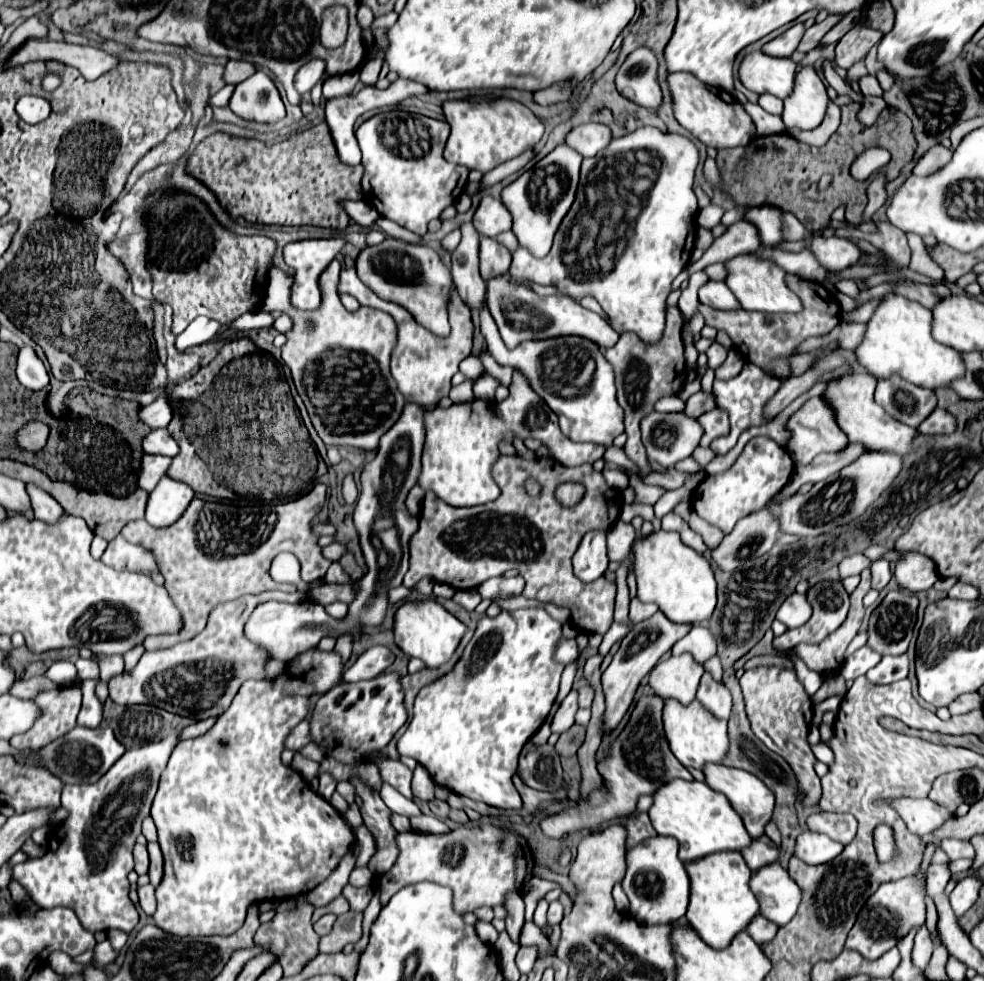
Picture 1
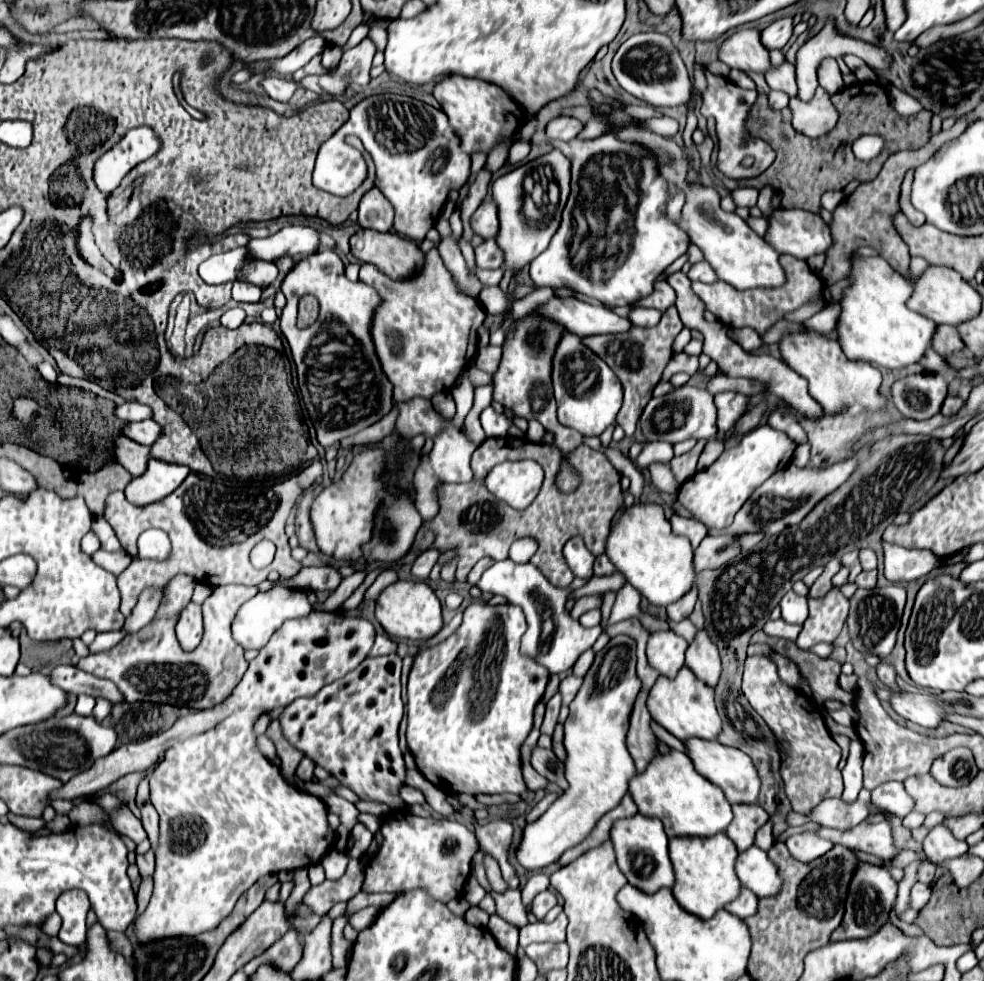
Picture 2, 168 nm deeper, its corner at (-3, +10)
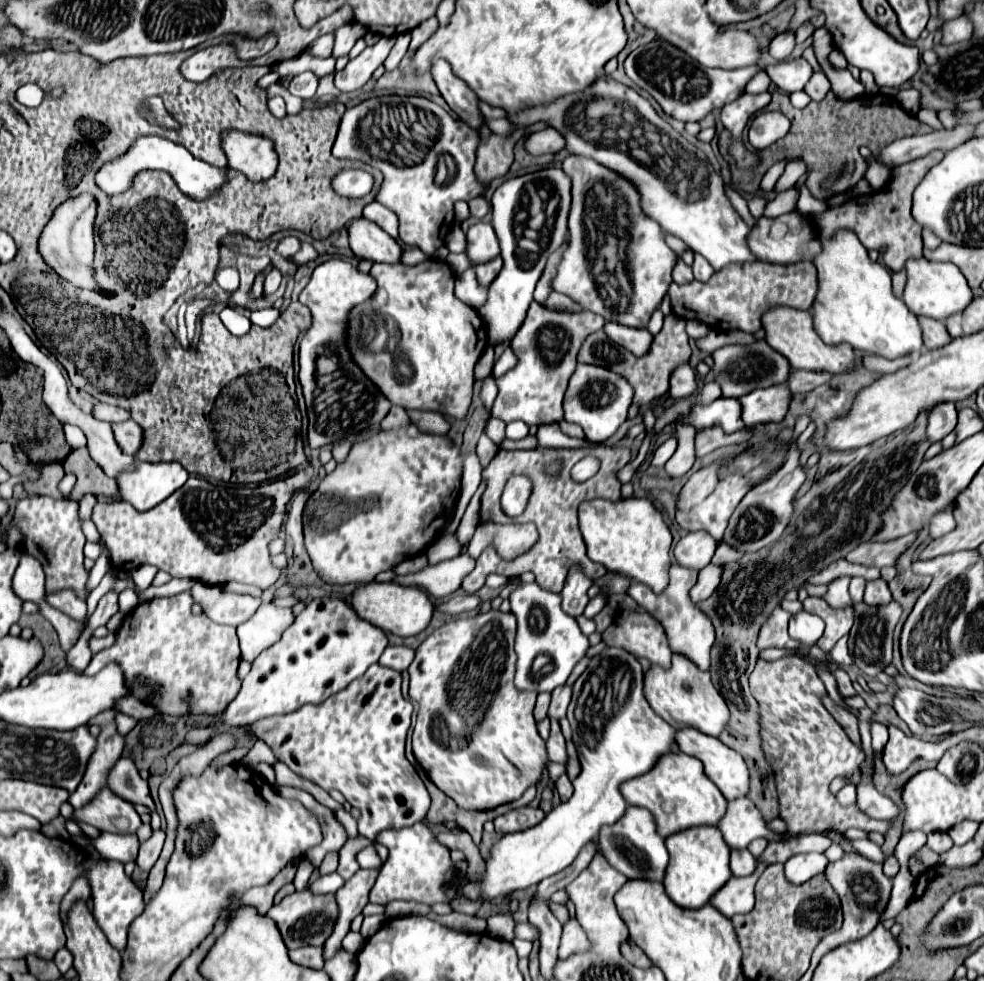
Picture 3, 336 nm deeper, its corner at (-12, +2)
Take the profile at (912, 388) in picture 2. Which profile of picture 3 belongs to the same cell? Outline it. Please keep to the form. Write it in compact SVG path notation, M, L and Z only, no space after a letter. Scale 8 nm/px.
M939 403L929 409L929 425L927 425L927 439L931 443L941 441L949 431L957 425L957 411L953 403Z

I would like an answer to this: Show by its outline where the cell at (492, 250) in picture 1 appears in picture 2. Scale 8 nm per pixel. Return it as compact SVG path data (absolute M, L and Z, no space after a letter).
M486 239L478 247L474 247L476 253L476 265L480 269L500 269L504 263L504 253L498 249L498 243L494 239Z

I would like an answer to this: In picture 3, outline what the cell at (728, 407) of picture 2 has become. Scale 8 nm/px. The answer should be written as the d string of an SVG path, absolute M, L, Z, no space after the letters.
M785 383L767 387L767 389L757 389L741 397L741 405L743 405L741 417L747 427L753 427L757 423L781 421L787 415L791 397L793 395L789 387L785 387Z

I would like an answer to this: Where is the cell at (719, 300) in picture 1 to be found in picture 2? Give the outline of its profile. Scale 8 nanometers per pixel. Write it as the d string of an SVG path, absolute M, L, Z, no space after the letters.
M702 261L702 263L692 265L692 269L688 271L688 279L690 281L702 281L702 283L716 283L718 281L718 275L710 267L710 263Z

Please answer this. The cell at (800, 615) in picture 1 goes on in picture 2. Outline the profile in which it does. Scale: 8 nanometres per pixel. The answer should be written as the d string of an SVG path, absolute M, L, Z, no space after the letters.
M788 591L780 601L780 609L782 609L782 619L786 623L802 625L808 619L808 597L800 597L794 591Z

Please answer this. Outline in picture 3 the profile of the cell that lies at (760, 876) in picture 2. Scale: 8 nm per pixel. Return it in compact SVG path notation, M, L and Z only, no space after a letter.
M733 851L729 855L729 867L735 877L745 877L751 875L757 867L757 859L749 851Z

